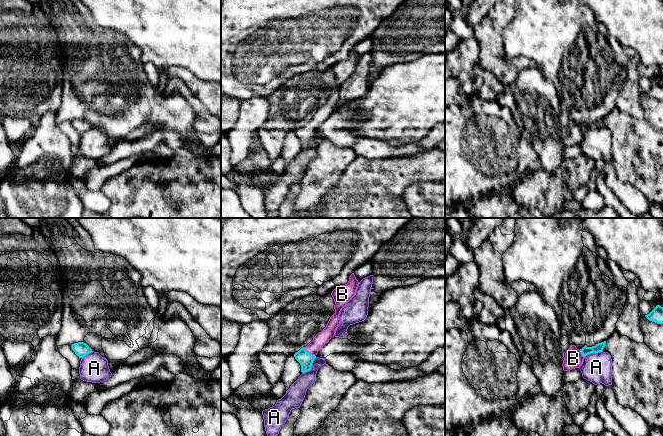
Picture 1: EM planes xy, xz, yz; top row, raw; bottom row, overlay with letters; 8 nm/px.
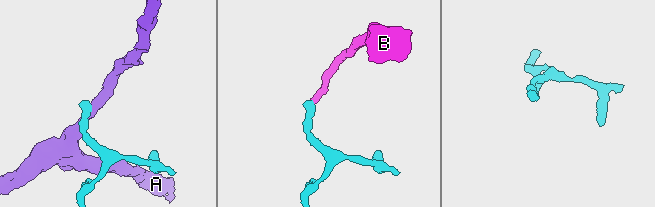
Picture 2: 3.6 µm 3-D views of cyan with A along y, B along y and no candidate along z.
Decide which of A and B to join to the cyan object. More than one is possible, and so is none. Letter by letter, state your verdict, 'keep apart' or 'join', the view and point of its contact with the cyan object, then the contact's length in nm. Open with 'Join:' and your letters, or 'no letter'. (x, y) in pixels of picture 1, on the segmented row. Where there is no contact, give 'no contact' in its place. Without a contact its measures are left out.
Join: B
A: keep apart | xz (310, 367) | 180 nm
B: join | xz (308, 352) | 130 nm

